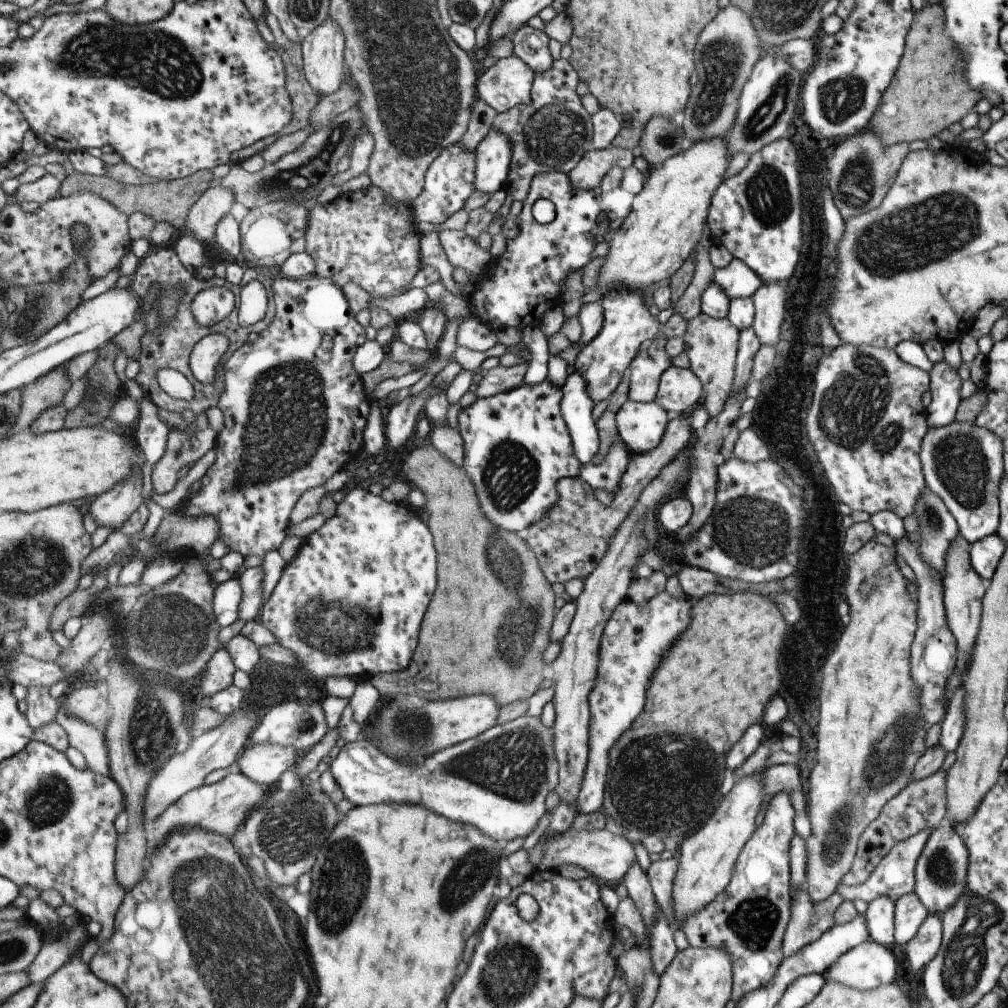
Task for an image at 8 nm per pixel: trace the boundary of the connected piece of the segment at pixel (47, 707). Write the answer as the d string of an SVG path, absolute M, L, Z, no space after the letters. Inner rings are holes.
M33 686L28 690L25 700L28 704L26 716L34 732L37 728L56 721L61 708L61 700L55 700L45 686Z

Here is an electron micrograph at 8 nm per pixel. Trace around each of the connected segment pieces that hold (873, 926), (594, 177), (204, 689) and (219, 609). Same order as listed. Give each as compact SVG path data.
M887 896L871 899L865 910L868 939L877 945L889 947L894 942L894 902Z
M609 147L590 151L580 164L569 172L569 180L575 188L593 190L613 164L615 164L615 156Z
M221 648L213 659L209 662L205 676L201 678L199 684L198 701L211 698L213 694L217 694L233 685L237 666L231 658L231 654L226 648Z
M231 578L217 586L216 596L213 596L213 612L221 627L231 626L239 620L243 588L239 578Z

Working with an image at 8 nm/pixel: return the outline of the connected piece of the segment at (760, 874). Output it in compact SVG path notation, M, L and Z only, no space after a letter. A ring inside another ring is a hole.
M787 792L773 794L769 803L764 804L765 818L761 824L751 832L751 836L739 854L733 872L729 876L729 884L709 900L704 908L685 916L679 928L683 931L689 947L721 948L729 954L731 960L731 994L729 1001L741 999L747 992L764 986L774 975L782 960L781 942L790 915L789 894L789 841L795 835L793 832L793 806L789 802Z

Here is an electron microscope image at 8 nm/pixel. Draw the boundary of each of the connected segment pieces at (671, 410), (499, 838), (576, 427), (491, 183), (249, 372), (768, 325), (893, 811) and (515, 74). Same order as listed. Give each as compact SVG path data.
M670 365L659 378L655 404L665 413L675 416L694 408L701 396L701 384L697 376L688 369Z
M523 715L512 722L496 725L484 734L460 743L459 746L443 750L425 760L421 766L413 768L403 766L398 759L383 753L367 738L359 737L354 742L341 744L340 752L332 760L329 769L333 772L337 784L341 786L345 799L355 807L383 802L423 804L429 810L435 810L437 814L443 814L451 820L475 824L498 845L503 845L515 838L525 840L548 812L545 806L547 796L551 794L551 790L556 791L560 780L553 732L554 728L547 728L541 718Z
M570 370L562 387L561 414L572 434L573 450L581 464L590 462L599 449L598 430L593 421L593 398L581 372Z
M491 130L476 150L476 191L492 195L505 187L512 168L513 150L509 136Z
M312 275L303 279L291 279L288 277L276 277L273 284L274 300L276 302L275 319L269 326L243 344L239 350L235 350L233 354L223 364L223 378L225 381L225 392L221 396L220 404L217 407L223 410L225 414L225 428L218 434L215 454L216 459L212 466L202 477L200 489L196 495L190 495L185 500L185 516L203 516L203 514L211 514L217 516L219 524L221 524L221 532L219 532L219 540L221 540L229 551L239 552L244 559L251 554L265 558L267 552L278 550L285 540L285 530L289 528L291 520L291 512L297 507L297 502L301 500L301 496L309 490L324 486L337 472L348 468L355 462L359 461L362 451L364 451L364 435L369 425L369 414L371 411L372 400L368 396L364 384L364 378L354 366L354 358L357 350L365 344L367 336L365 336L365 328L357 322L357 318L351 311L351 306L343 294L340 286L331 278L321 278L321 276Z
M786 282L762 284L750 297L754 316L751 330L760 346L775 346L778 342L783 310L785 310Z
M938 771L927 778L914 780L883 804L877 817L859 836L851 867L840 881L843 885L856 890L862 889L871 872L897 842L925 828L936 829L945 823L945 776L946 772Z
M514 54L498 59L493 66L481 70L477 82L478 98L493 106L498 113L529 104L536 71Z

